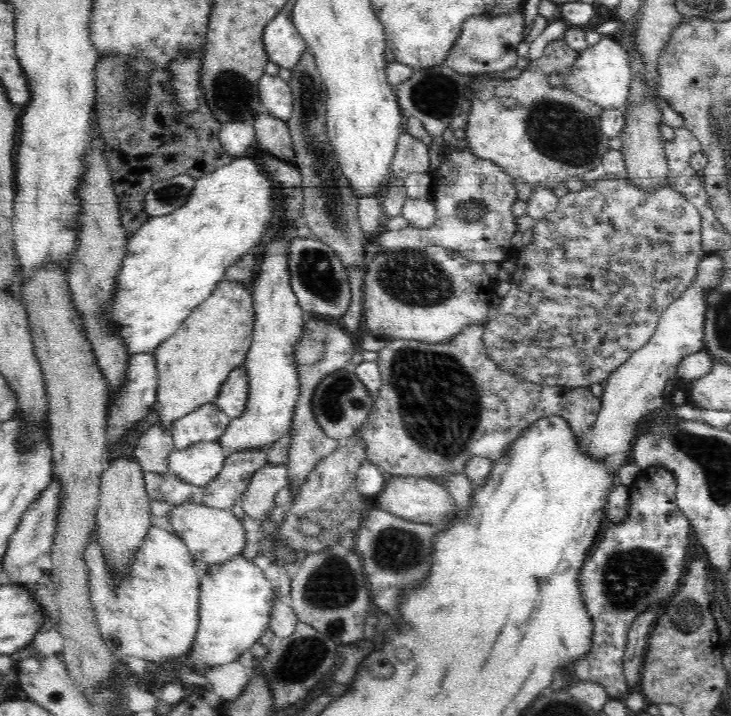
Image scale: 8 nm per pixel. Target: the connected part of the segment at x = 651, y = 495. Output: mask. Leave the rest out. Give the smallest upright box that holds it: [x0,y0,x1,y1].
[572,468,688,698]

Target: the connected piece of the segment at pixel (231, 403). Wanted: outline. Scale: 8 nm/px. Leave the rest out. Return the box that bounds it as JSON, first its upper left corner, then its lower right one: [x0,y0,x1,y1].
[216,364,249,418]

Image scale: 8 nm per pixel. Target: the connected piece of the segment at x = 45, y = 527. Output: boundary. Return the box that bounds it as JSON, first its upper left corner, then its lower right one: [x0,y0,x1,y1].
[2,478,61,583]

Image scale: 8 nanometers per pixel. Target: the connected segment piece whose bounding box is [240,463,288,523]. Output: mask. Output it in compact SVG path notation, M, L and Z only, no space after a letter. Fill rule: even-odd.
M266 465L252 476L240 501L243 511L259 523L268 518L266 513L275 506L274 496L288 485L285 466Z

